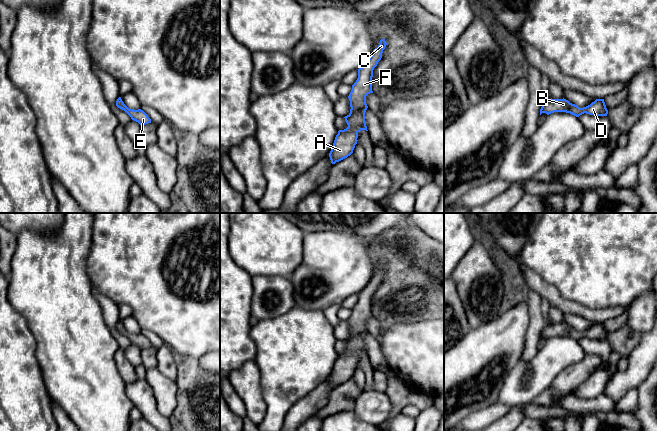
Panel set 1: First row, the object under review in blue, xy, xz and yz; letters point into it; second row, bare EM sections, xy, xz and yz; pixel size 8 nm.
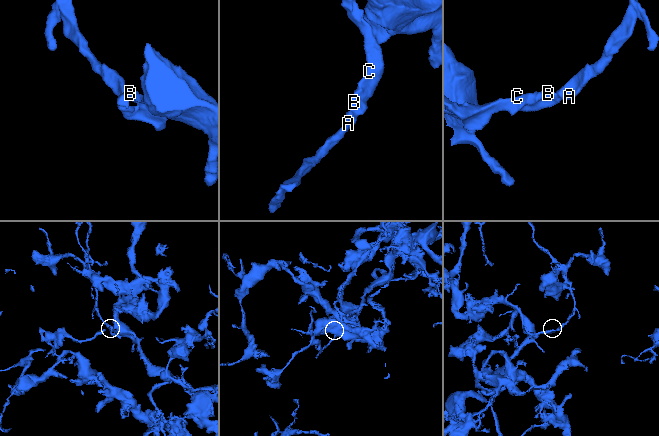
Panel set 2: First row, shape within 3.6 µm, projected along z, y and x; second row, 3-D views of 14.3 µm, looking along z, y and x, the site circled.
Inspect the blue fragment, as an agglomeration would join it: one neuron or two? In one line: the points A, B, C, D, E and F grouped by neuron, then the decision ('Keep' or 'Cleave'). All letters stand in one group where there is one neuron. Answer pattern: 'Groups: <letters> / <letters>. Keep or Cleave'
Groups: A B C D E F. Keep

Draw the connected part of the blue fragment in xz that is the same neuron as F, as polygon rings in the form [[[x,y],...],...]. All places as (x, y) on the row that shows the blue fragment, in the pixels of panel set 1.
[[[381,39],[369,59],[358,69],[358,78],[352,85],[352,90],[348,96],[351,107],[350,113],[344,117],[348,127],[338,131],[329,153],[332,164],[350,156],[357,144],[358,133],[361,130],[368,131],[365,122],[365,112],[368,108],[366,96],[373,93],[373,70],[381,60],[386,45],[385,39]]]

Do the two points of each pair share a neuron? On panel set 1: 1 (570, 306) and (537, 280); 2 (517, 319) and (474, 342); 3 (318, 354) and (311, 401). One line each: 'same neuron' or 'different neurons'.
1: same neuron
2: same neuron
3: different neurons

